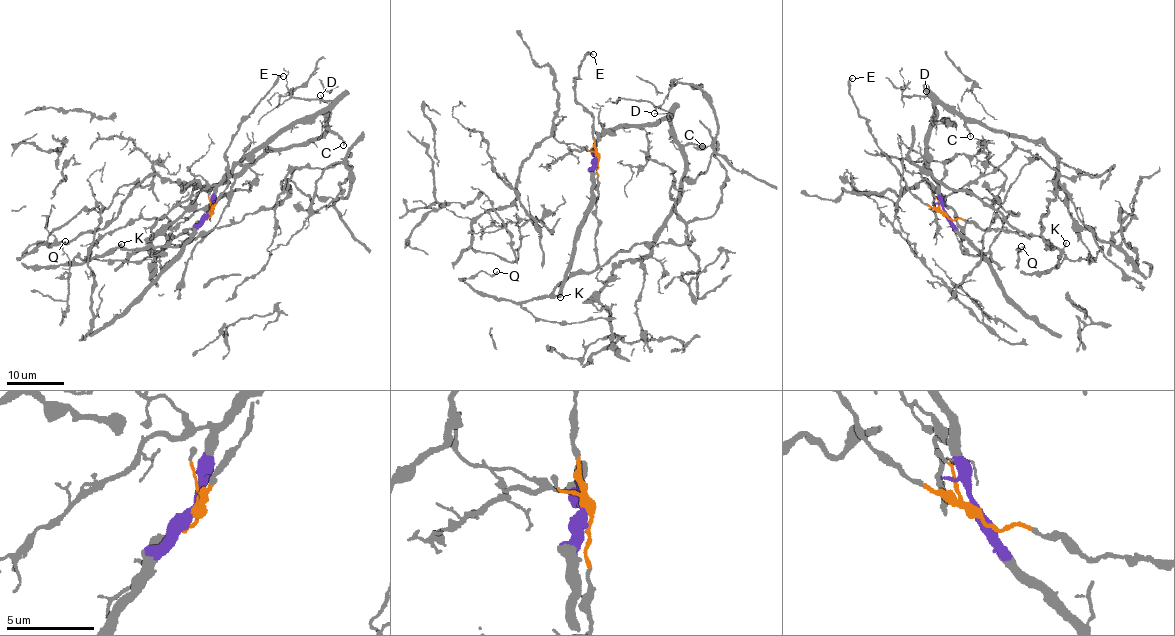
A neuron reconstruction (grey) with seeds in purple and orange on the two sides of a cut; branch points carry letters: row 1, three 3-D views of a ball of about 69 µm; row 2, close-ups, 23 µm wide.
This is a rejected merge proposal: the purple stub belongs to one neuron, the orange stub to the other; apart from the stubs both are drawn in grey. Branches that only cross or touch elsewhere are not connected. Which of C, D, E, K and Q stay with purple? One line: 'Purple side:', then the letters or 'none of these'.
Purple side: C, D

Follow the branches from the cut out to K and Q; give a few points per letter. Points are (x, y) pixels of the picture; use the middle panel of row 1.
K: (597, 158), (595, 254), (598, 265), (595, 269), (571, 273), (564, 278), (553, 294), (561, 297)
Q: (597, 158), (595, 269), (571, 273), (549, 295), (518, 302), (482, 296), (460, 280), (496, 272)

